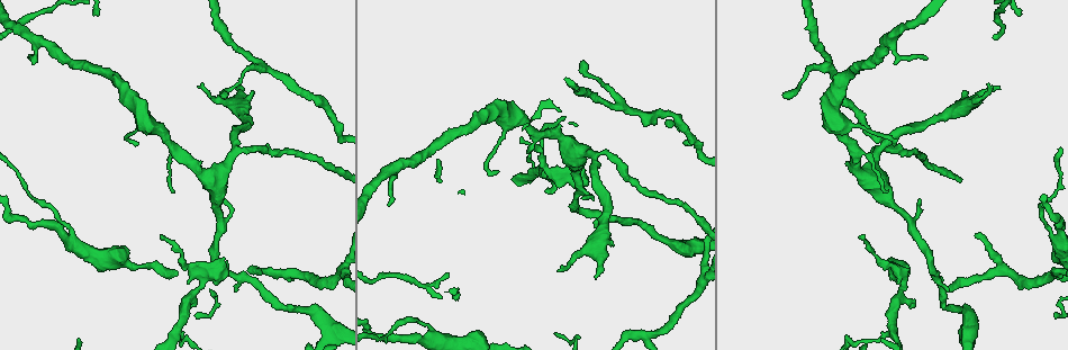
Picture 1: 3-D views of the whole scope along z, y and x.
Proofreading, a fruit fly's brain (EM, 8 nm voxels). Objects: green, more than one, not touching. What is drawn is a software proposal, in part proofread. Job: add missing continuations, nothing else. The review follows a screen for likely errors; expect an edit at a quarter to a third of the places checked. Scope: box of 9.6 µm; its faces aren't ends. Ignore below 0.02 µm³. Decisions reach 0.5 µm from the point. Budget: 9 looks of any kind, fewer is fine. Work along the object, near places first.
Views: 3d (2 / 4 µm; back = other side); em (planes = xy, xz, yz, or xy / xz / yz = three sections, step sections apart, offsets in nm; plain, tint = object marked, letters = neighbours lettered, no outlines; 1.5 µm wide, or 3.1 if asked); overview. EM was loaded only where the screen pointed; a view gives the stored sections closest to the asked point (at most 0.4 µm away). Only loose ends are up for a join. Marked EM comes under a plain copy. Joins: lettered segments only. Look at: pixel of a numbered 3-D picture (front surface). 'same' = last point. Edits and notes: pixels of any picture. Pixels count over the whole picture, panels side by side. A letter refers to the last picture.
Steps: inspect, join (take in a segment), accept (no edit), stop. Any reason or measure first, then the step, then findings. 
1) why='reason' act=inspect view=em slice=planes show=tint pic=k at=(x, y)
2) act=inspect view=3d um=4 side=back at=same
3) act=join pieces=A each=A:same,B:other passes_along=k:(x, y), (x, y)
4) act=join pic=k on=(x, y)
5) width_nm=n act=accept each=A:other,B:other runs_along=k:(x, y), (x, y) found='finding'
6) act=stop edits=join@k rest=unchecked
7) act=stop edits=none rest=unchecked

why='thin end' act=inspect view=em slice=planes show=letters pic=1 at=(891, 143)

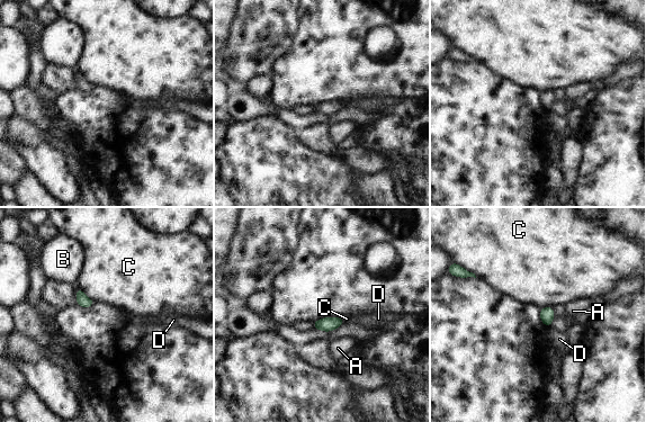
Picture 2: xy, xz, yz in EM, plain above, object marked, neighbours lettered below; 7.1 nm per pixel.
act=accept each=A:other,B:other,C:other,D:other border=2:(78, 286), (95, 302) found='none of them fits'

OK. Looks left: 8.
why='thin end' act=inspect view=3d um=4 pic=1 at=(161, 236)

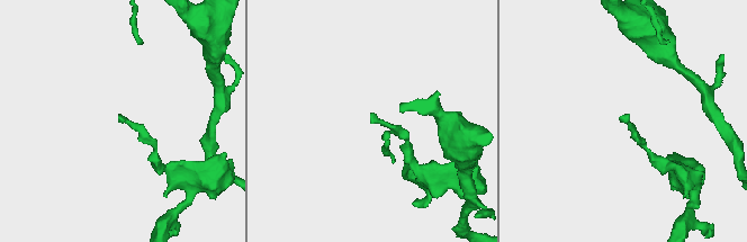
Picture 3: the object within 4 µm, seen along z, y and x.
why='now the EM' act=inspect view=em slice=planes show=letters pic=3 at=(373, 120)

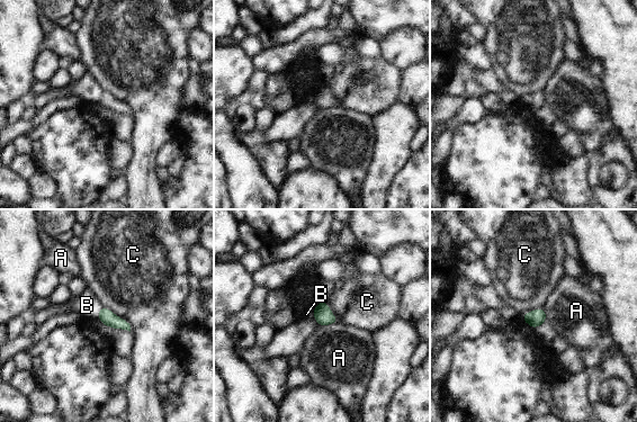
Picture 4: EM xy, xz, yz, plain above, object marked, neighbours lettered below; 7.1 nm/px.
width_nm=110 act=join pieces=B each=A:other,B:same,C:other passes_along=4:(107, 317), (99, 311), (87, 305) found='it goes on there'

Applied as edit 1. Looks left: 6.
why='see it whole again' act=inspect view=overview

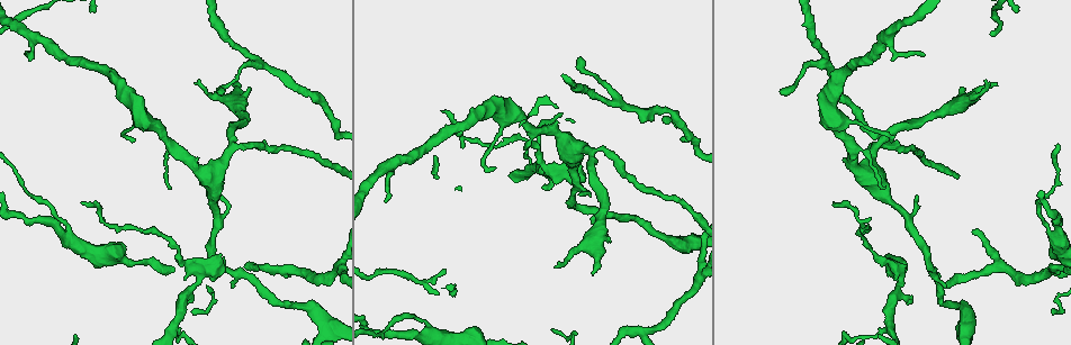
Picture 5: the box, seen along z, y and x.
why='free end' act=inspect view=em slice=planes show=letters pic=5 at=(592, 273)

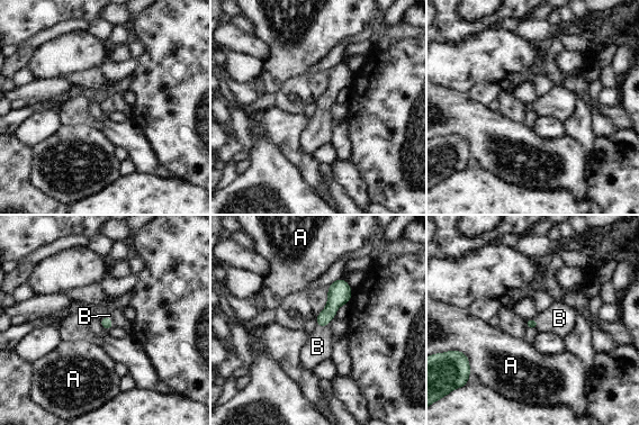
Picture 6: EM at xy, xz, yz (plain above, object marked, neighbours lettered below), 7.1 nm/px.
act=join pieces=B each=A:other,B:same passes_along=6:(338, 296), (322, 326), (317, 346) found='it goes on there'

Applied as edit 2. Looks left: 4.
why='see it whole again' act=inspect view=overview

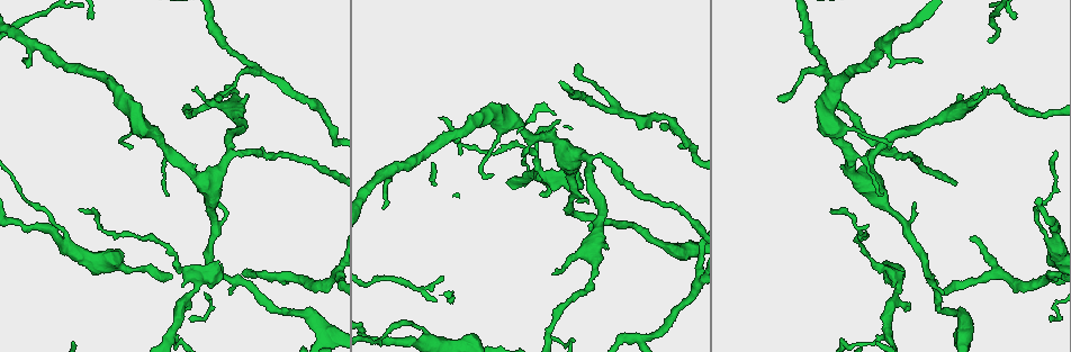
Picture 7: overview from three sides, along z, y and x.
why='tapers out' act=inspect view=em slice=yz step=8 show=tint pic=7 at=(590, 229)

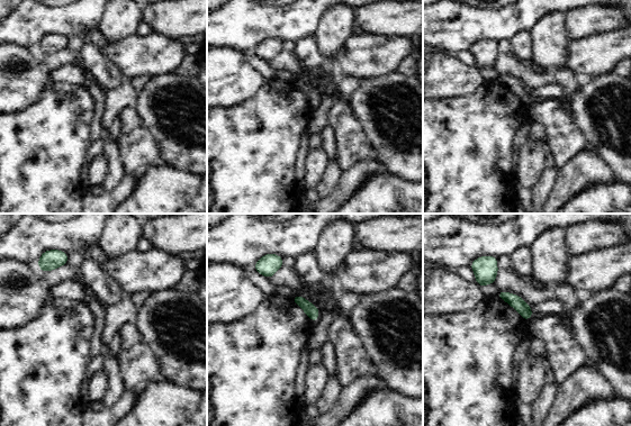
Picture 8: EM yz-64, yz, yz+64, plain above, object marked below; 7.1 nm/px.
why='another direction' act=inspect view=em slice=planes show=letters at=same

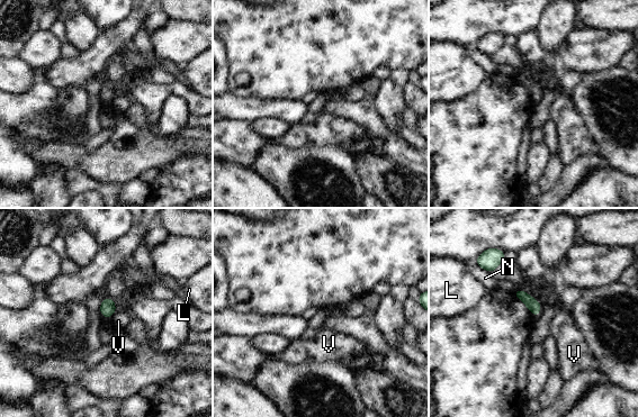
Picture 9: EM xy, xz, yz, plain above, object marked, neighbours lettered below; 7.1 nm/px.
longest_contact=N:150nm act=accept each=L:other,N:other,V:other border=9:(117, 309), (108, 318) found='no lettered segment goes on from it'

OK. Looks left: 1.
act=stop edits=join@4,join@6 rest=unchecked

